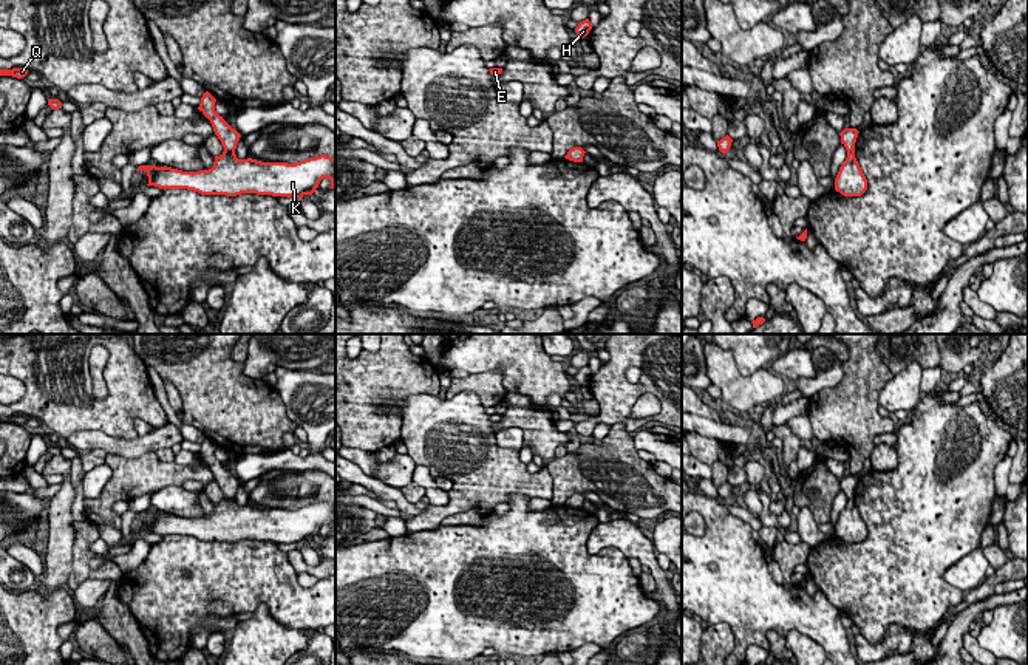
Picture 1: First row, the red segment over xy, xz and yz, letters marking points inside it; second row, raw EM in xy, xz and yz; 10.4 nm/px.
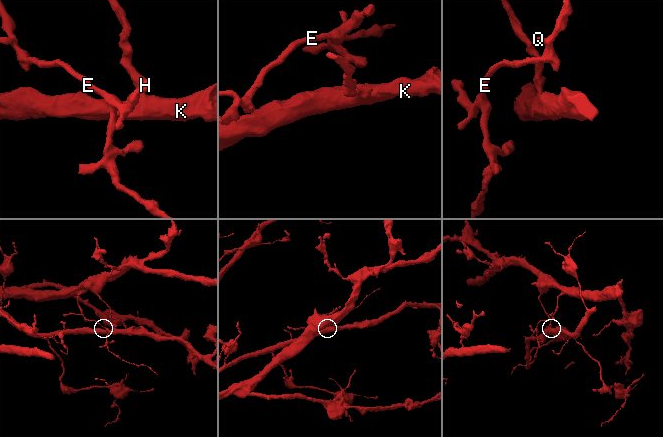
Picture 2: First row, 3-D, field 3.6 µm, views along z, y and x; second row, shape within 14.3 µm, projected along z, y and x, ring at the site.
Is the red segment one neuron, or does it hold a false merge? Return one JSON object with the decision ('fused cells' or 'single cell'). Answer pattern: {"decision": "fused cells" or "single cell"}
{"decision": "fused cells"}

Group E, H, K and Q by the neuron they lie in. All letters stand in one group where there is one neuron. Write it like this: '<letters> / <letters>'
E H Q / K

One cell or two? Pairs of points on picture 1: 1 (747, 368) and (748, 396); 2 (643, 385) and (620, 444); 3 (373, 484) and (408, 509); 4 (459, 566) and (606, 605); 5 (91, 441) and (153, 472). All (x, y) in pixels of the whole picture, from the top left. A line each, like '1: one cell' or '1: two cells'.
1: two cells
2: two cells
3: one cell
4: one cell
5: two cells

